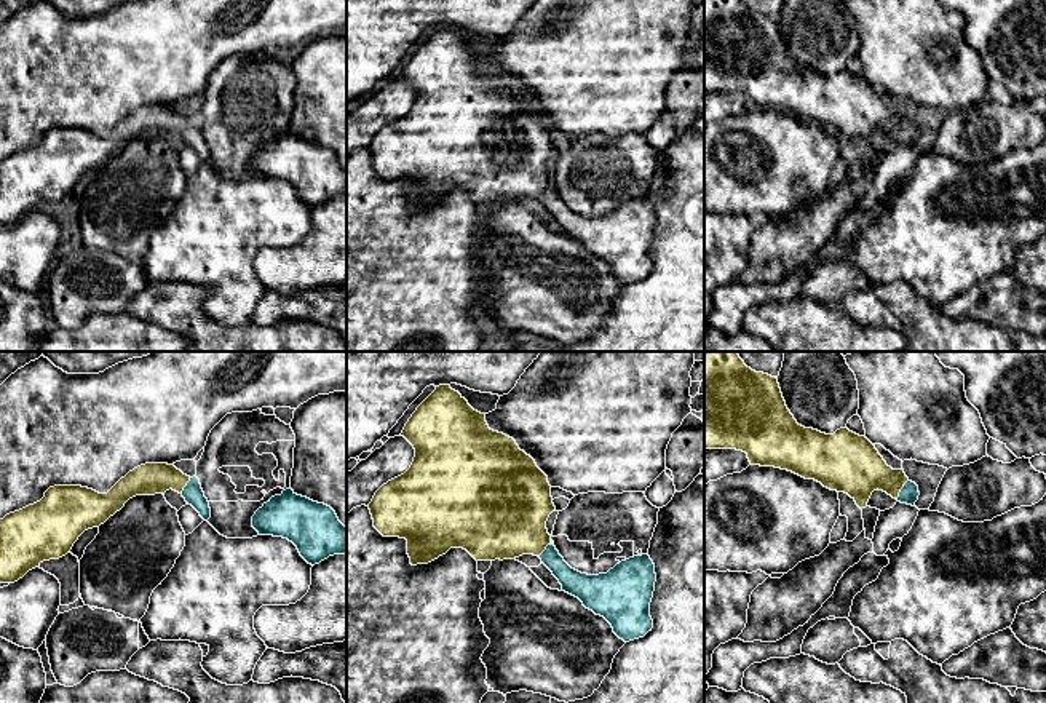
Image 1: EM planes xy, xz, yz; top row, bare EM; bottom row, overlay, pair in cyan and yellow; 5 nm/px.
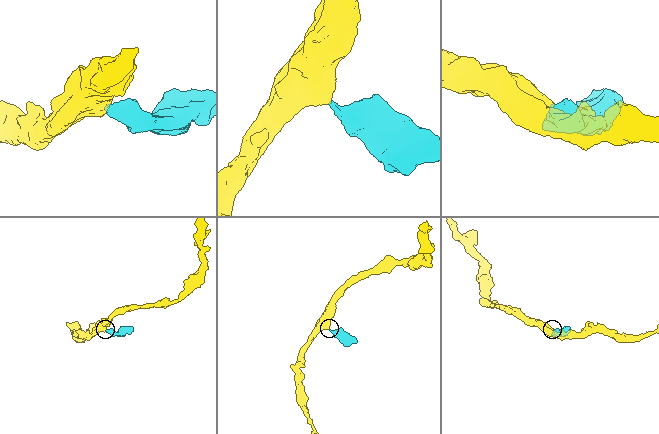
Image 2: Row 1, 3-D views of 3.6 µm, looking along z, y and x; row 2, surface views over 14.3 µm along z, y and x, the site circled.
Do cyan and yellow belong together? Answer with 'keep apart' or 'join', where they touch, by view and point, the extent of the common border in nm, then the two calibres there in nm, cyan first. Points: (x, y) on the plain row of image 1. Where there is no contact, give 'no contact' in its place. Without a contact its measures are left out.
join; contact yz (901, 131); length 120 nm; calibres 100 and 280 nm

